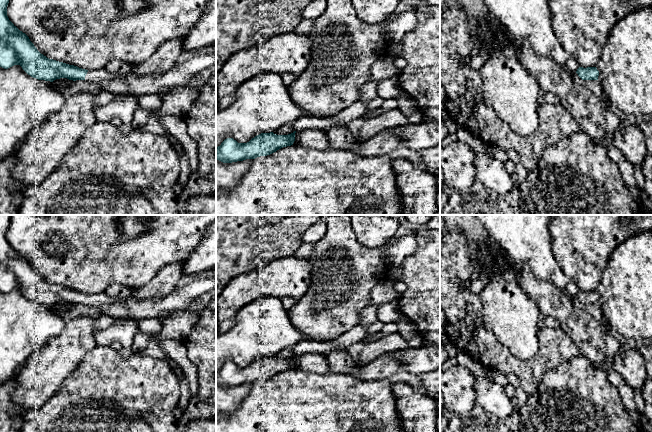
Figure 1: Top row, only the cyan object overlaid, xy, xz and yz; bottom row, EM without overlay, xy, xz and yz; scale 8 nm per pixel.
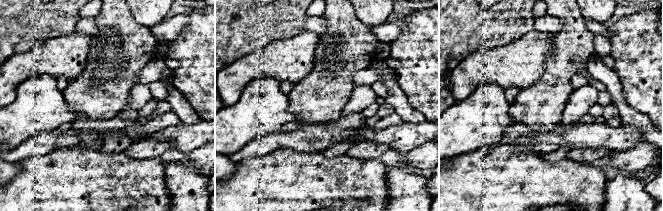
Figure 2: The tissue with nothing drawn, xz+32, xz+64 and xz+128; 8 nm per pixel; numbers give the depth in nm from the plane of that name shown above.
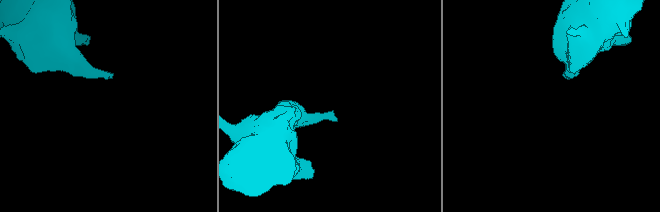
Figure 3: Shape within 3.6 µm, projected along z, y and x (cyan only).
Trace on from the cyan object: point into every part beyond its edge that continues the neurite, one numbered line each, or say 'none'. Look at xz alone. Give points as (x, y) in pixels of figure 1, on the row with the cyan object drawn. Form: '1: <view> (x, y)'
none

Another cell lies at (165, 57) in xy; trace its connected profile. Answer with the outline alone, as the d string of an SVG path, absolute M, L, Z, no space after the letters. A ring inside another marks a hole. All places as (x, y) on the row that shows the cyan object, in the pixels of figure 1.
M183 38L169 40L162 44L150 58L134 65L130 73L138 77L164 73L176 66L177 59L183 51Z

